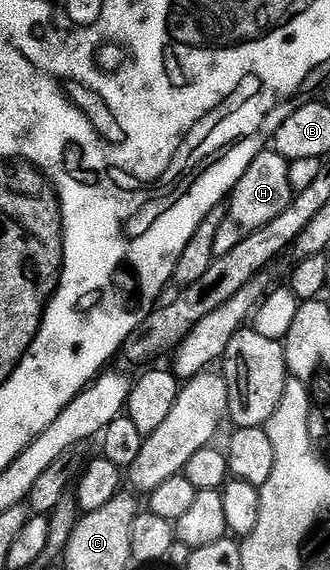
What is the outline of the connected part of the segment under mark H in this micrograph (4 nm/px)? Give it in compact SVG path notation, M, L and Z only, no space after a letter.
M267 147L247 167L243 179L239 179L237 186L227 198L225 218L219 223L219 231L215 235L214 258L227 255L236 245L243 243L247 235L255 235L259 227L271 223L271 219L279 219L283 211L293 202L294 191L289 182L289 162L283 155L279 155L272 148Z

